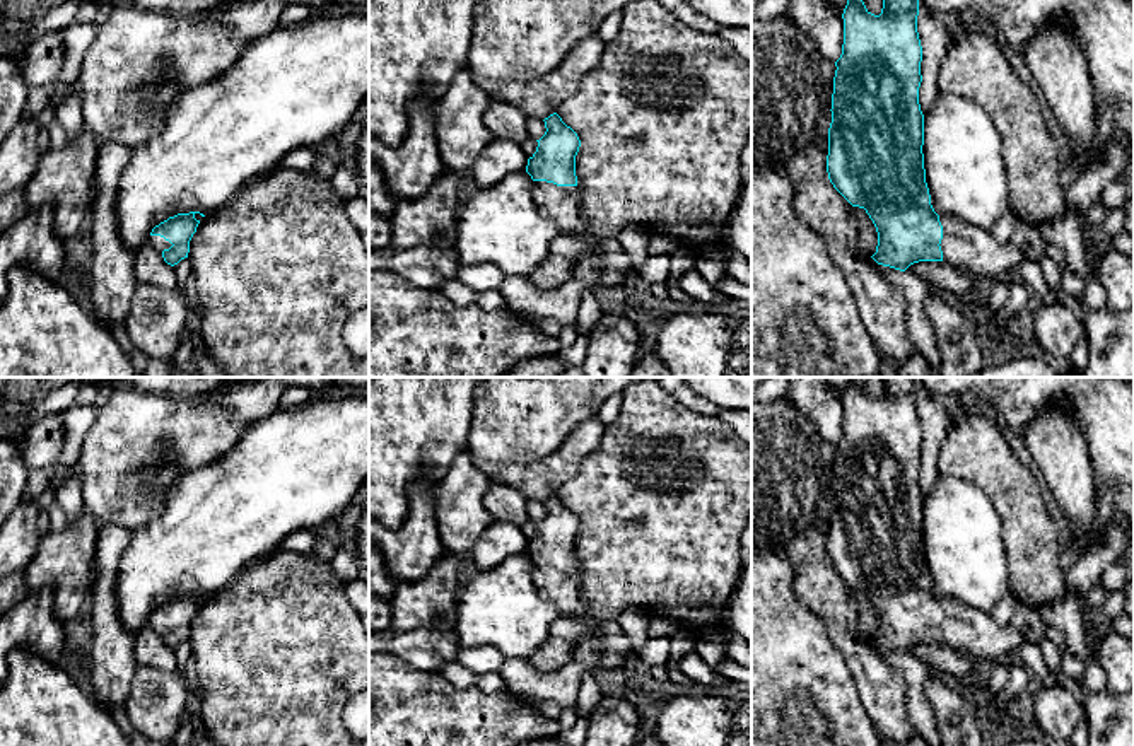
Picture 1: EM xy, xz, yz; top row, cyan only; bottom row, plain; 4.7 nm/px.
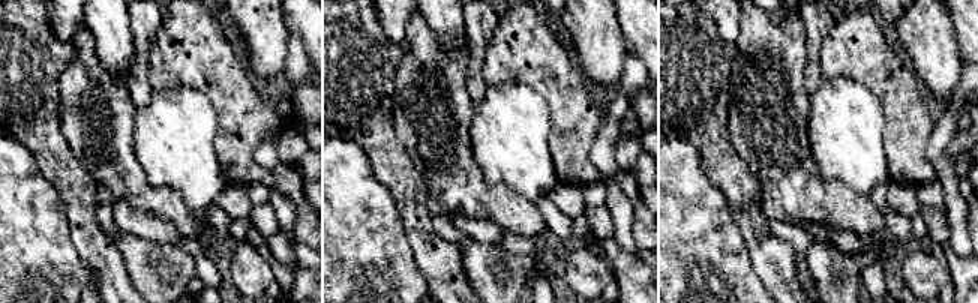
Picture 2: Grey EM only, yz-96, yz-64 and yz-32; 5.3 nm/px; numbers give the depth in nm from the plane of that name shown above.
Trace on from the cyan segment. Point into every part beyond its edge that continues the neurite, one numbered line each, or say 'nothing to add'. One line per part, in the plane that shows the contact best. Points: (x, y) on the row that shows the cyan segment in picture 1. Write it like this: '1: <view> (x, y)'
1: yz (970, 250)

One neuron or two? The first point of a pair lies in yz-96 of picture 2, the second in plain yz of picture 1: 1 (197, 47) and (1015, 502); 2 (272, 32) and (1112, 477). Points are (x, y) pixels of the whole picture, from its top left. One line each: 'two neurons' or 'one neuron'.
1: one neuron
2: two neurons

